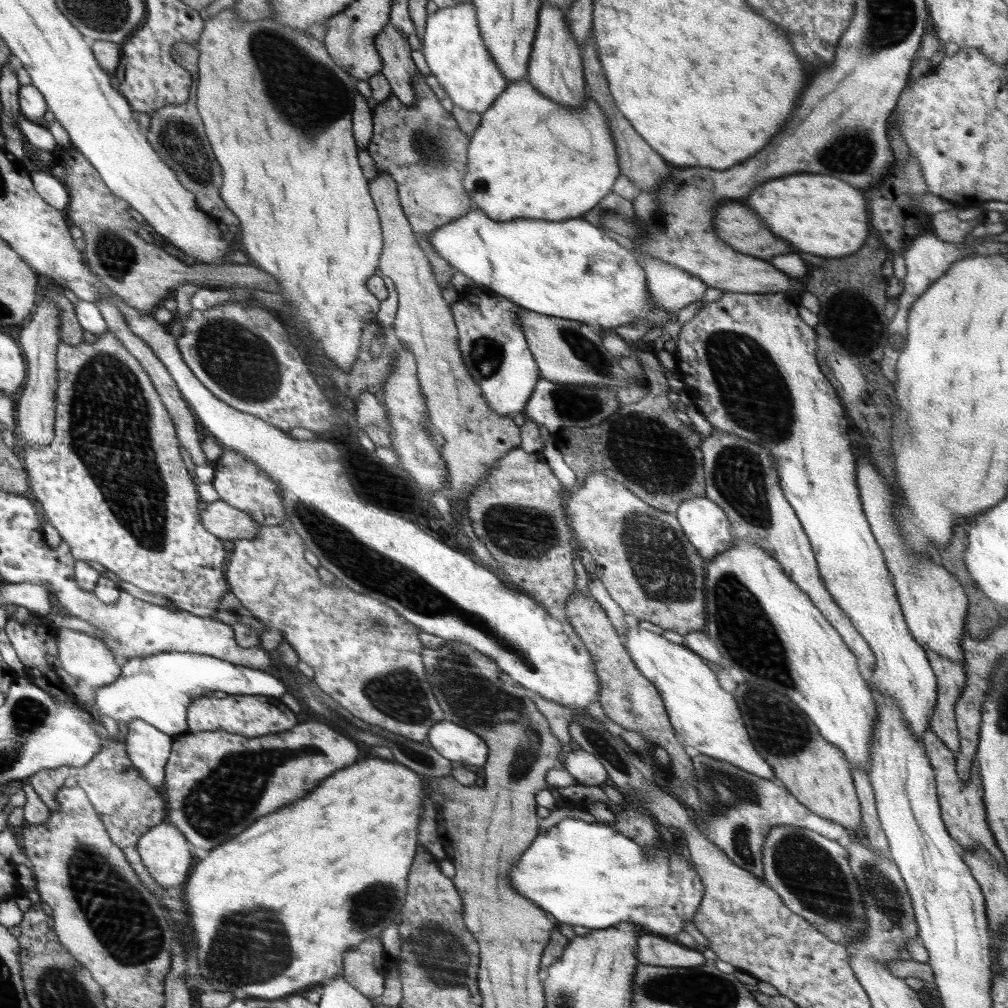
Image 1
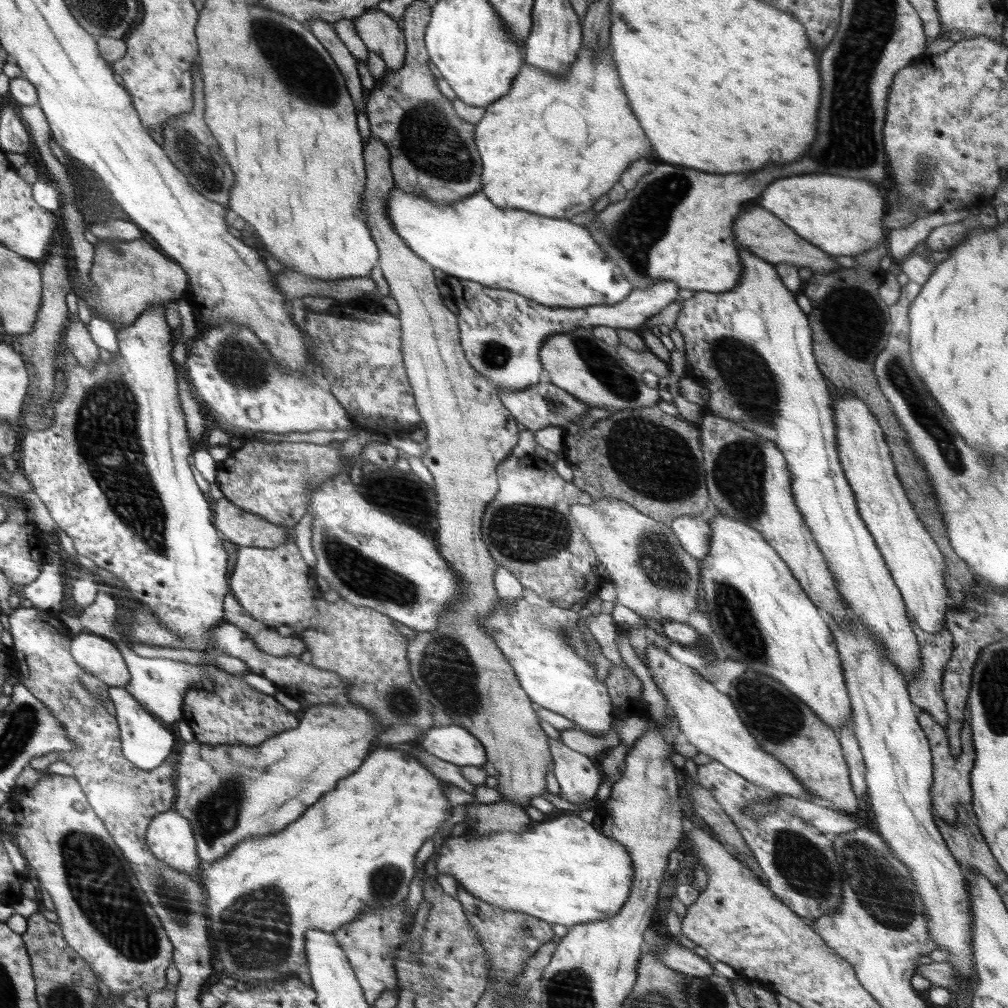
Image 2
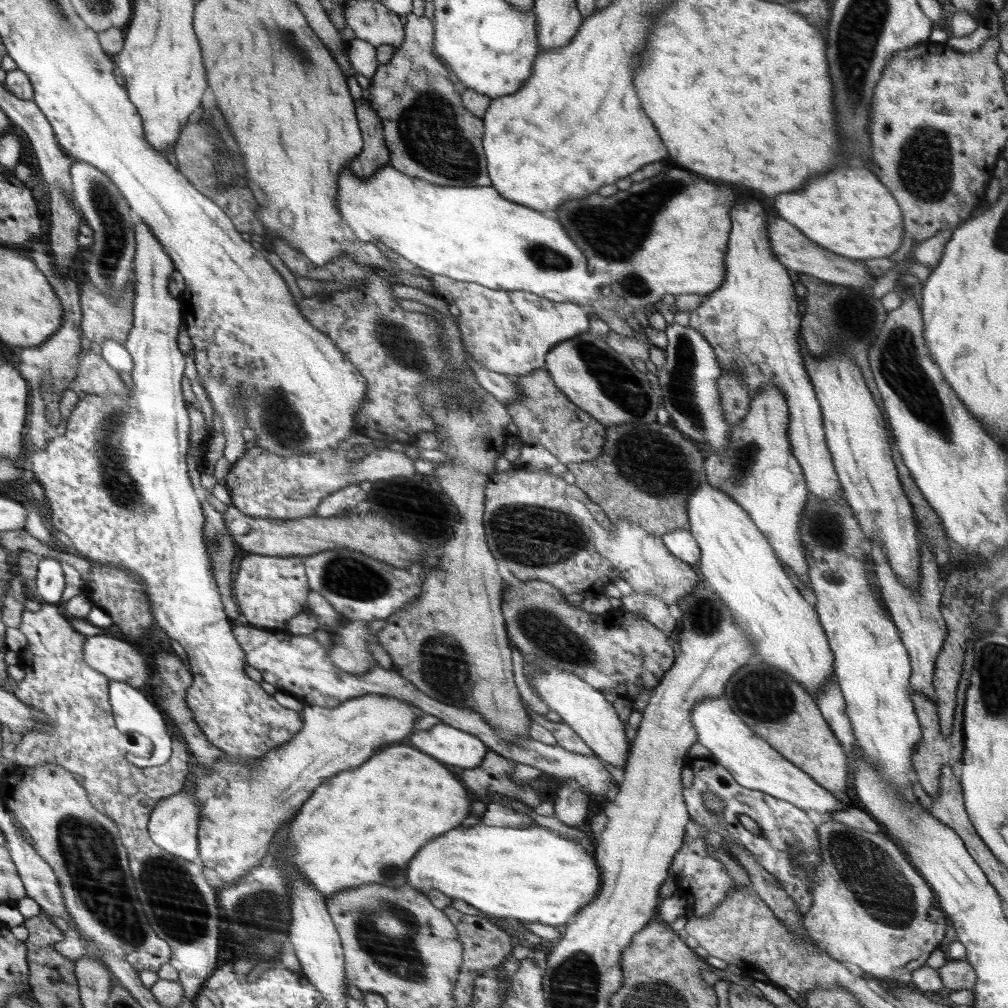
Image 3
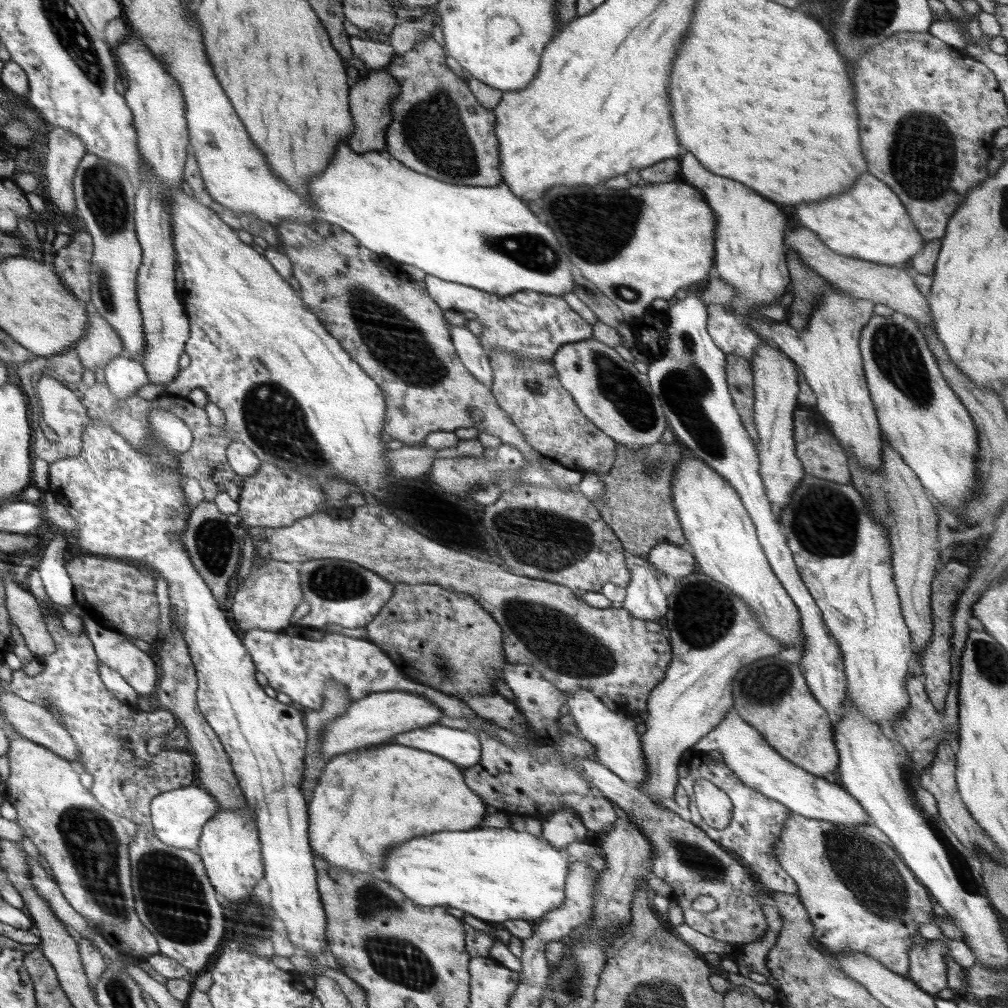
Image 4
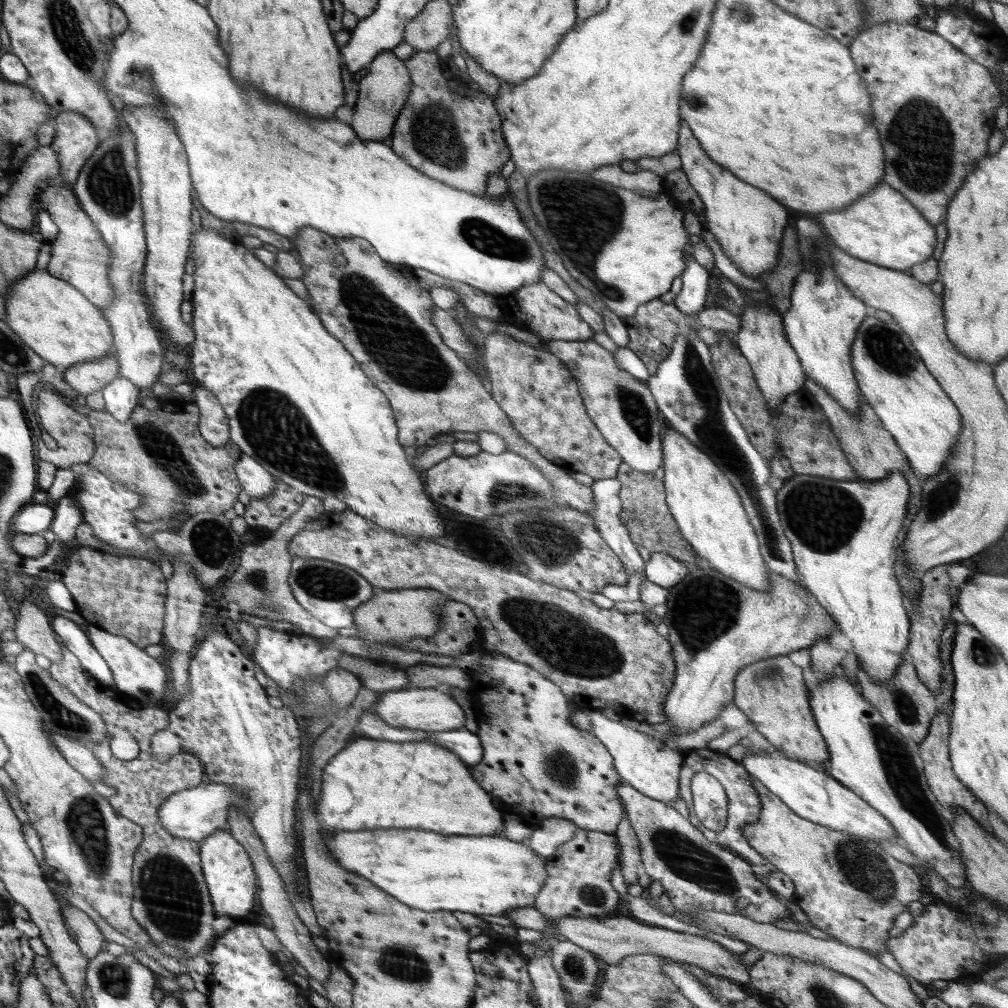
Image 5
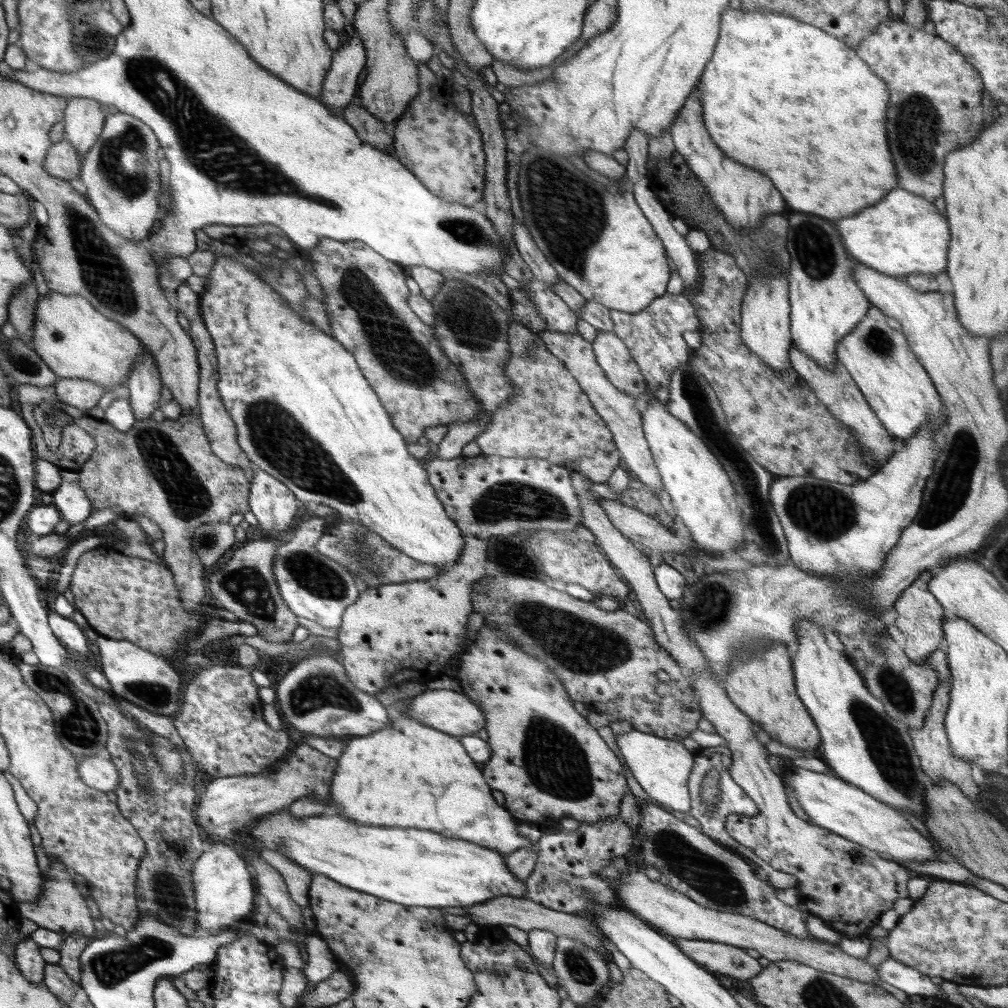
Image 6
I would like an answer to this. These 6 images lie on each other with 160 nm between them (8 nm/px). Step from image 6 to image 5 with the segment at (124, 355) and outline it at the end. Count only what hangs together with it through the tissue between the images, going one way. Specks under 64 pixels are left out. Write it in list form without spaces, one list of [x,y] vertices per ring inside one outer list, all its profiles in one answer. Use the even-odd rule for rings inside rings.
[[[35,269],[16,281],[5,300],[6,324],[45,362],[69,369],[114,350],[113,330],[104,311],[64,279]]]

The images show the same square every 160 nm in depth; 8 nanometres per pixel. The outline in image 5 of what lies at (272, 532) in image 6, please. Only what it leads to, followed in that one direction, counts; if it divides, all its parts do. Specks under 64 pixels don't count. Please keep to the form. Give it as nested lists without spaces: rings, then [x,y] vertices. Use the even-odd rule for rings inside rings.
[[[242,453],[237,460],[236,471],[241,489],[249,498],[266,498],[274,491],[275,478],[250,456]]]

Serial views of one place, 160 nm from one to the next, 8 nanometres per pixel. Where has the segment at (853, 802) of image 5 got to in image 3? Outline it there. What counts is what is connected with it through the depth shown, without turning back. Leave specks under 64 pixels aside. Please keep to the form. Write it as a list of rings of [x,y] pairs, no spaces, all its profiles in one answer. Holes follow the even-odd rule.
[[[724,697],[698,701],[694,710],[690,712],[690,722],[694,726],[697,742],[712,753],[712,759],[730,772],[740,786],[760,790],[774,798],[791,802],[804,811],[815,810],[826,815],[843,808],[844,804],[837,801],[833,793],[783,758],[762,737],[754,734],[737,715],[734,715]]]

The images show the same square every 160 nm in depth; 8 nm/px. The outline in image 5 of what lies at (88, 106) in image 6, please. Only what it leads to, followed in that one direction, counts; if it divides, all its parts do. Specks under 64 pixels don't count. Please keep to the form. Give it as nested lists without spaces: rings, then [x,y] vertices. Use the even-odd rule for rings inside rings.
[[[60,113],[55,121],[55,137],[50,146],[57,152],[61,174],[68,180],[66,186],[70,189],[101,140],[94,125],[80,113]]]

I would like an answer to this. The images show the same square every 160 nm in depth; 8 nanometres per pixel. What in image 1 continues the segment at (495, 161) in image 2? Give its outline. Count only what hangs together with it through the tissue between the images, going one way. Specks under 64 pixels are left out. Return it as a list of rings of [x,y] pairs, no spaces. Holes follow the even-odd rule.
[[[526,78],[522,81],[514,81],[507,85],[506,90],[492,103],[492,106],[481,114],[481,123],[476,127],[473,135],[469,138],[467,150],[467,173],[463,176],[464,190],[469,194],[472,210],[482,210],[490,220],[494,222],[506,222],[518,219],[532,220],[568,220],[585,214],[598,204],[608,193],[612,191],[615,180],[621,174],[618,164],[618,155],[614,137],[611,133],[609,122],[598,103],[590,96],[583,102],[583,107],[576,110],[562,108],[551,98],[545,97],[536,90]]]

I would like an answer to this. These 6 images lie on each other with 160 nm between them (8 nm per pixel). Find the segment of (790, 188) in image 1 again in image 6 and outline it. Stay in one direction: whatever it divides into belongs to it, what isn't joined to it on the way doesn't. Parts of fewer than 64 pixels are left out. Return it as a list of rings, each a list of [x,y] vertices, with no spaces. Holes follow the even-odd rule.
[[[894,188],[882,202],[838,222],[845,251],[857,262],[892,277],[910,274],[939,275],[946,271],[950,230],[946,216],[940,216],[934,203],[924,197]]]

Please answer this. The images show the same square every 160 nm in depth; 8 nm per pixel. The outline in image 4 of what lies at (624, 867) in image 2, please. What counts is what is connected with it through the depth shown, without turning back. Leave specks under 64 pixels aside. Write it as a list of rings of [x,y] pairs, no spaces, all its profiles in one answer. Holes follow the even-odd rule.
[[[480,827],[466,831],[440,832],[414,842],[404,842],[385,856],[384,870],[379,875],[396,886],[406,898],[422,906],[450,906],[491,923],[521,918],[536,922],[549,910],[556,909],[565,899],[565,880],[569,873],[570,856],[556,850],[541,836],[516,830]]]

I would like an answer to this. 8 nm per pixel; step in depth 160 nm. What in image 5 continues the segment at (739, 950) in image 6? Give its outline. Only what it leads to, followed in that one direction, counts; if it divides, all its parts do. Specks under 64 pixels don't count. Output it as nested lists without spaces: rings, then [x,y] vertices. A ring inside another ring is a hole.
[[[534,906],[524,909],[512,909],[504,915],[514,922],[516,928],[542,931],[549,928],[549,926],[555,926],[555,930],[560,936],[564,936],[570,942],[590,951],[593,955],[596,954],[598,958],[601,958],[610,966],[618,964],[624,957],[633,954],[655,954],[668,957],[672,961],[696,965],[714,976],[728,978],[742,986],[749,982],[749,970],[741,964],[739,956],[734,956],[719,943],[697,935],[647,925],[632,916],[614,915],[605,919],[566,917],[557,921],[549,921]]]

